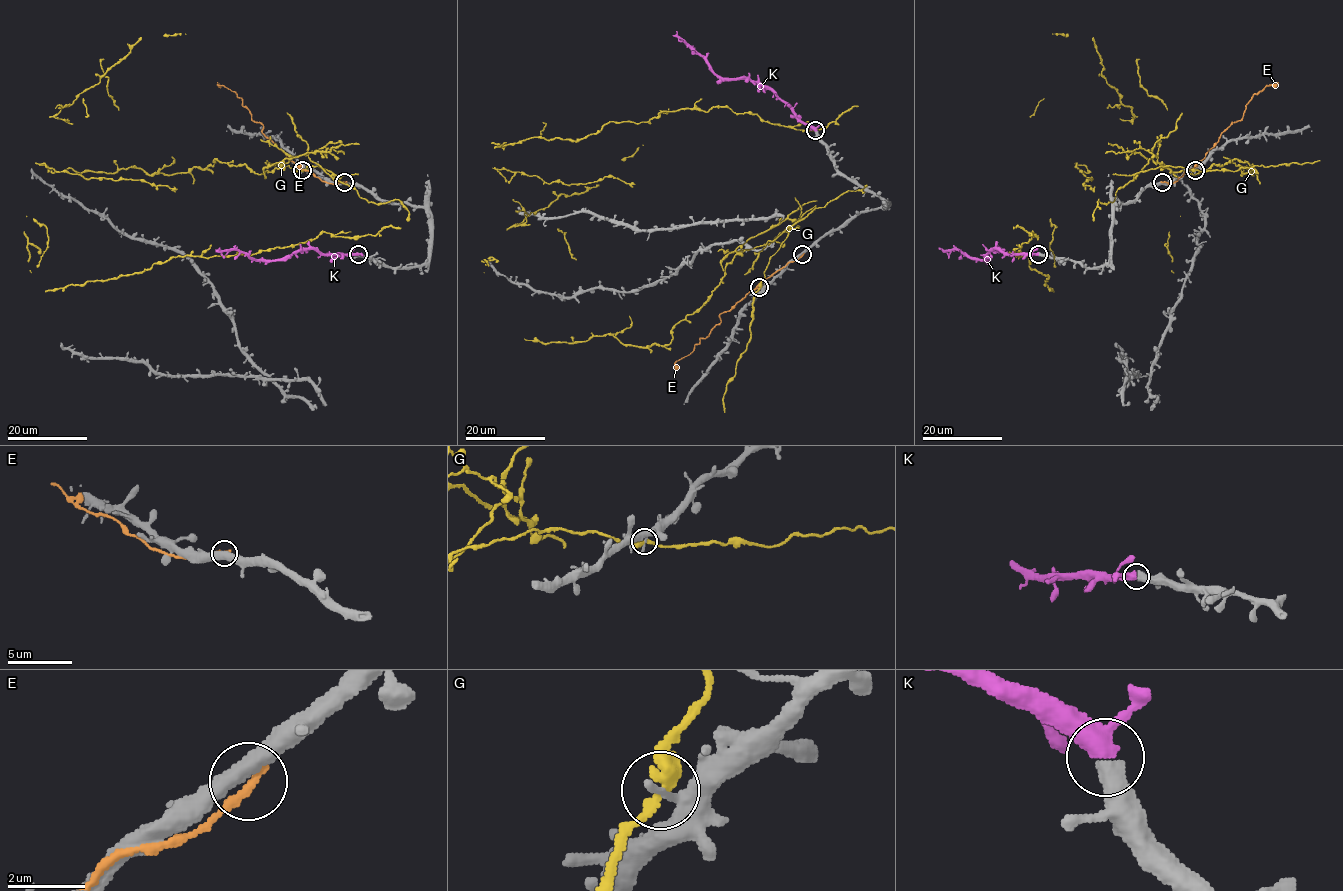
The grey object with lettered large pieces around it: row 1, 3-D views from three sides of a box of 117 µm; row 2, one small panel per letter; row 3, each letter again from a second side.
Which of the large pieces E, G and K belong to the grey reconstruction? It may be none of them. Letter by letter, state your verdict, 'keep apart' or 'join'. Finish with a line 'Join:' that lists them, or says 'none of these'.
E: keep apart
G: keep apart
K: join
Join: K

